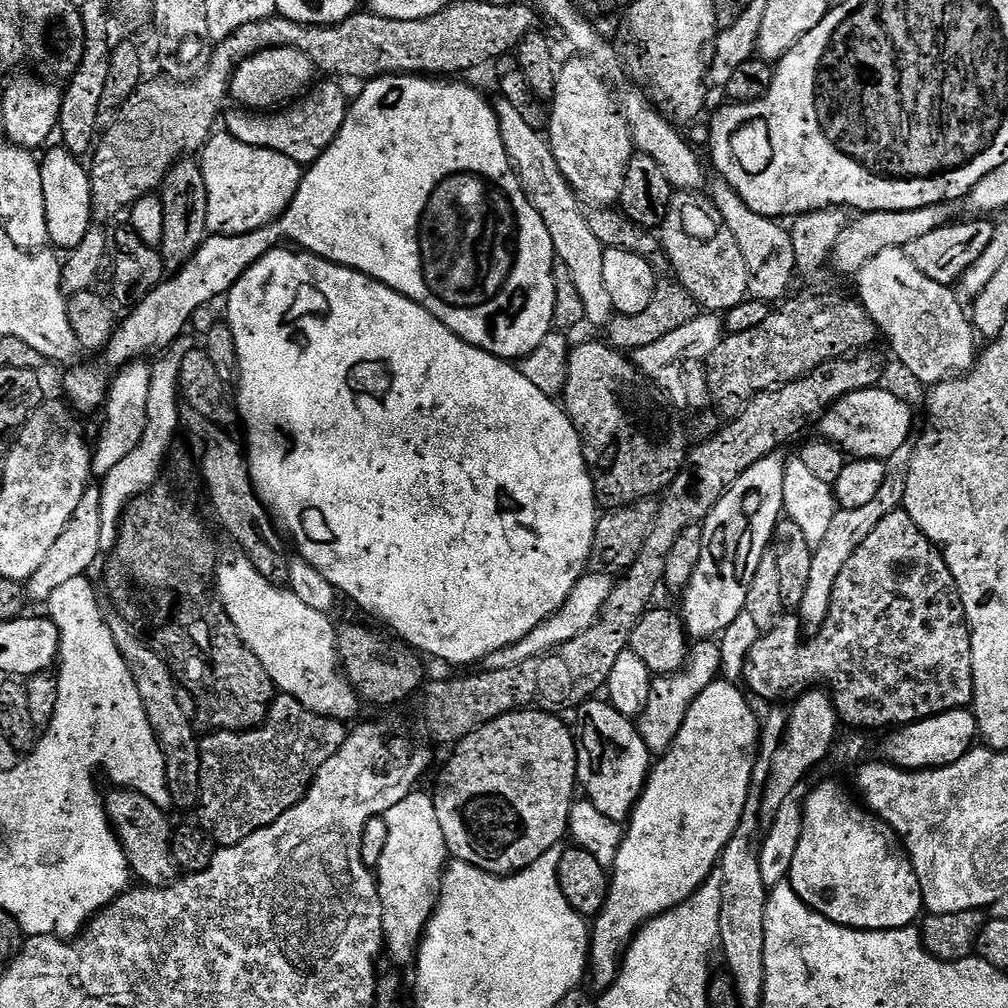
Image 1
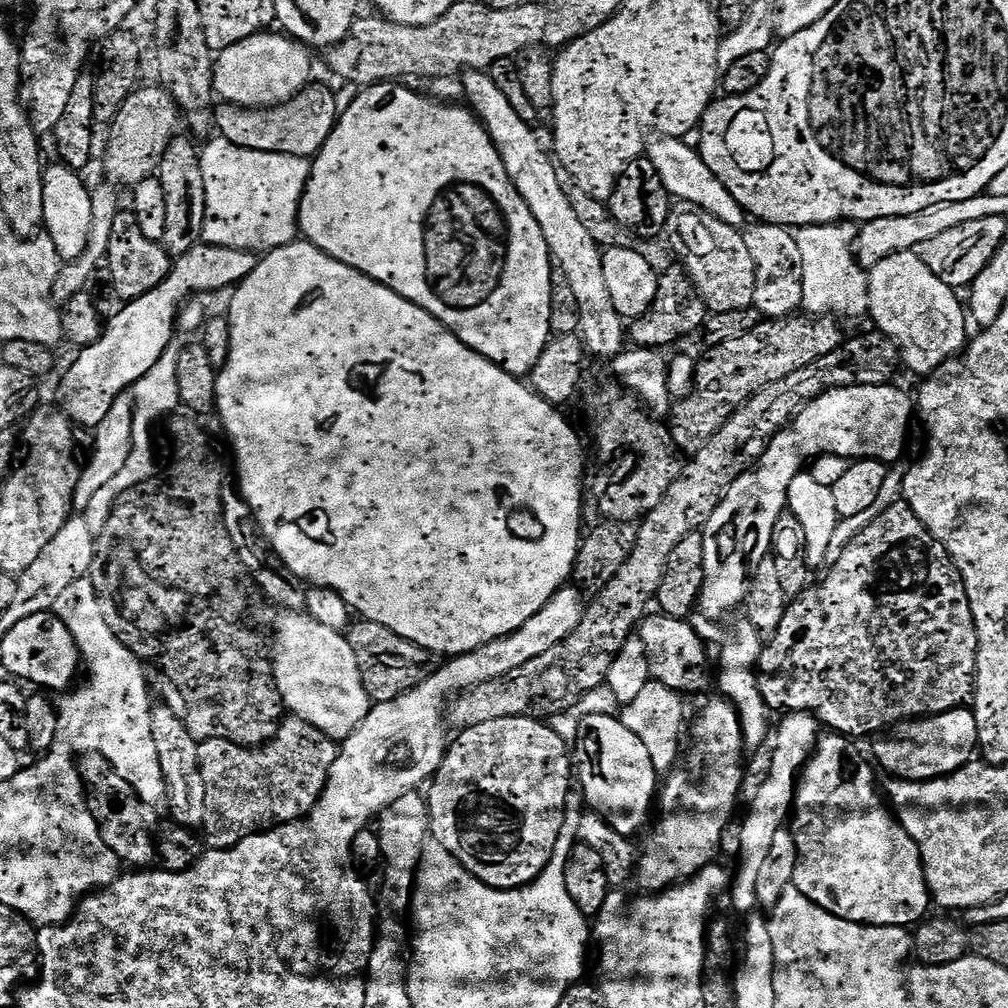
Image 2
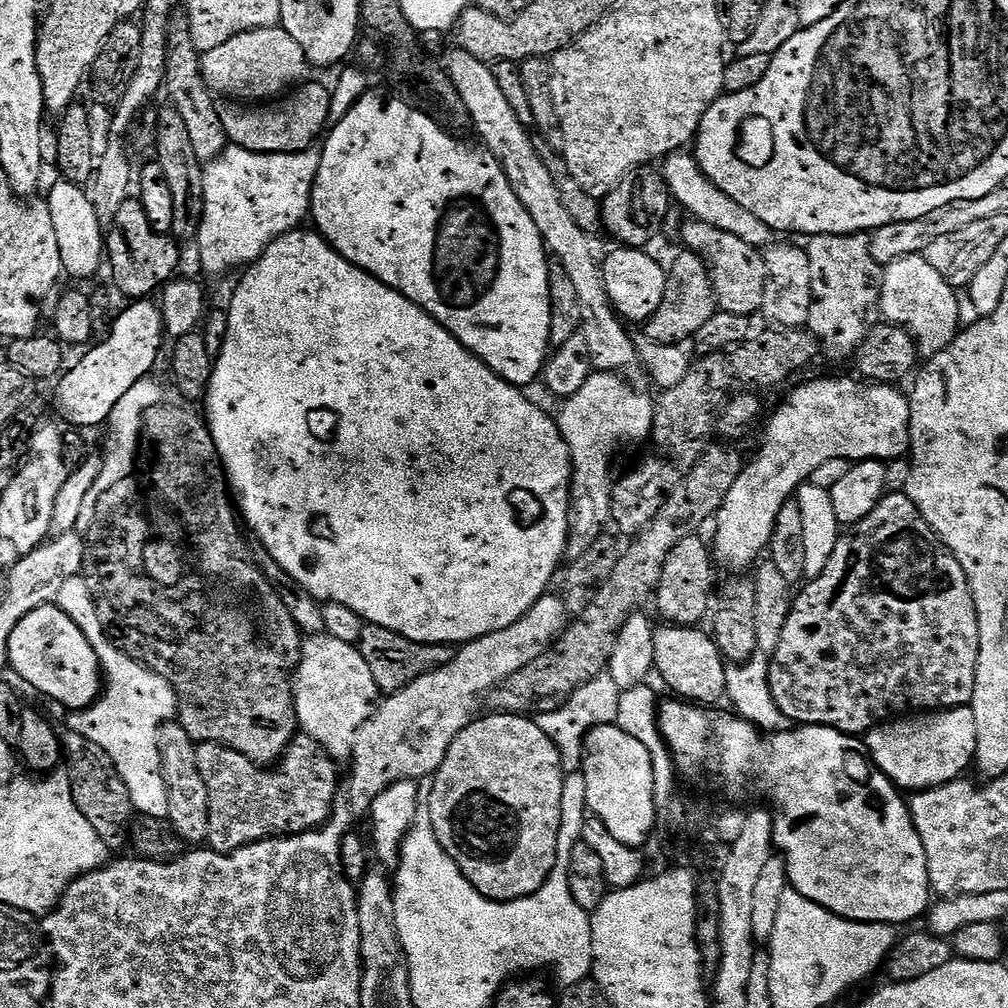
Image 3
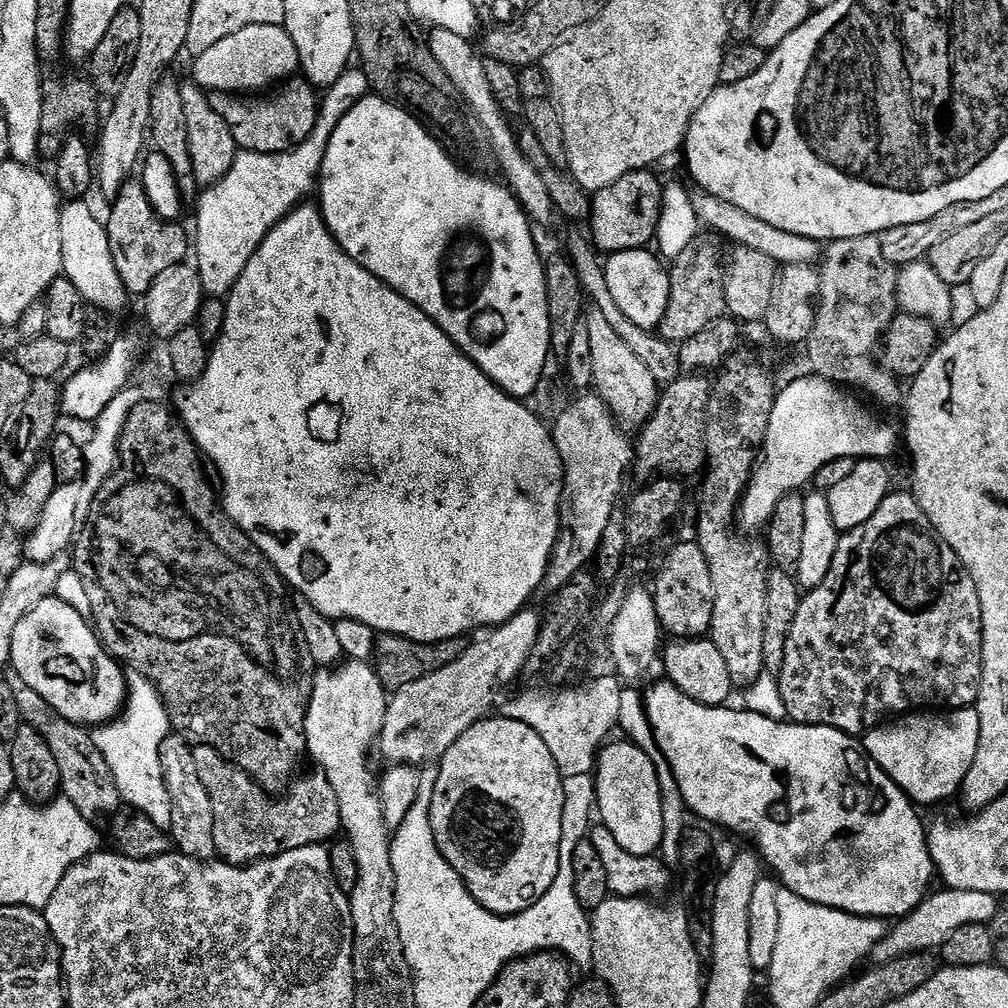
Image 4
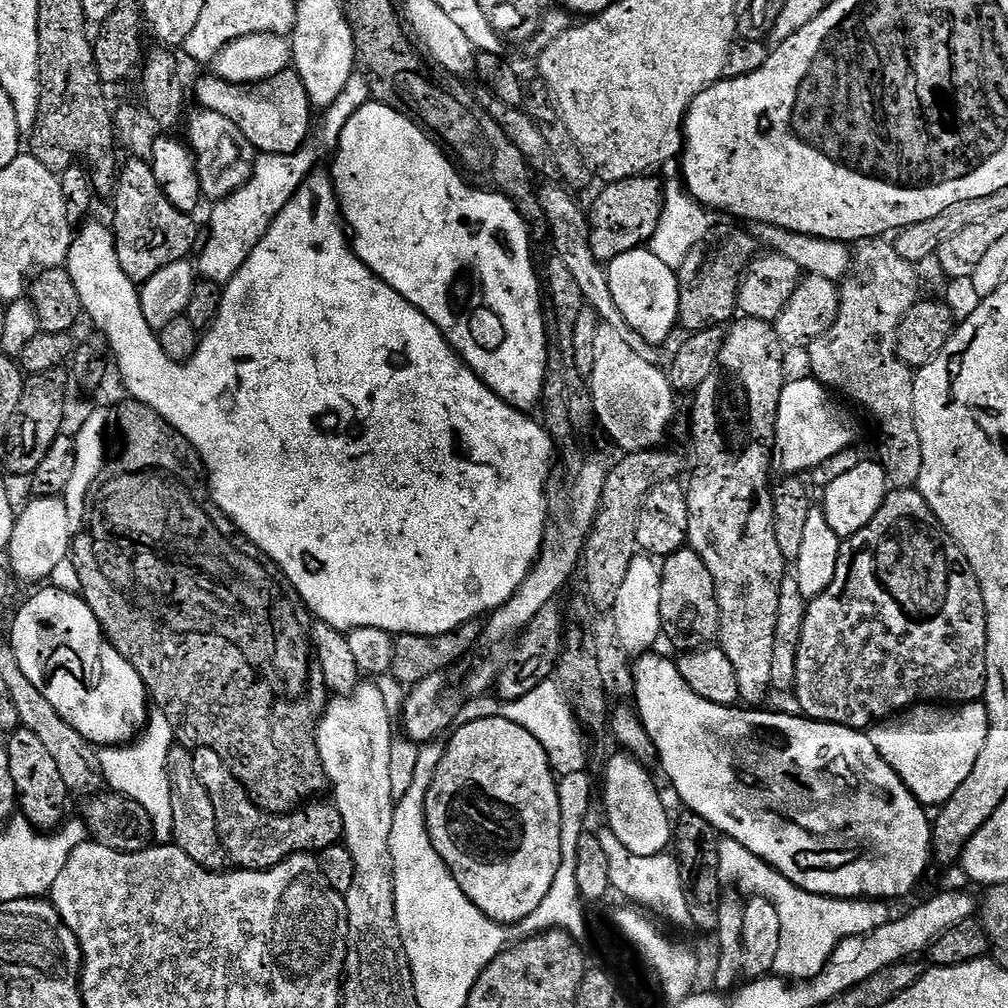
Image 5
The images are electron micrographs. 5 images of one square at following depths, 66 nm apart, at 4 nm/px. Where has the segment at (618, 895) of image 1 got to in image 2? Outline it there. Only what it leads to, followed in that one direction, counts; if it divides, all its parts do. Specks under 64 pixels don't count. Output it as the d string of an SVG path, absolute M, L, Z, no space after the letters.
M725 698L712 700L700 712L700 717L692 724L692 741L687 741L688 761L684 768L677 767L663 781L658 792L658 810L660 821L652 832L652 837L644 844L644 856L639 857L635 866L634 880L640 883L640 892L655 894L663 892L683 881L690 879L703 870L707 864L717 859L716 851L720 848L720 839L732 820L732 811L736 808L736 799L740 796L740 787L744 784L744 768L740 765L740 752L745 751L743 730L740 727L739 714L735 706Z

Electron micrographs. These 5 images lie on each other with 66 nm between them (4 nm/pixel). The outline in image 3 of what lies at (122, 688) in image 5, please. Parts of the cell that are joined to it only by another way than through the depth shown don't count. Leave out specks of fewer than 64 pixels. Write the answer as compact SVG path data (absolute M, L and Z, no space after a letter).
M55 603L22 618L10 636L8 662L11 671L16 671L34 691L57 700L67 710L90 708L102 695L100 659L94 654L94 646Z

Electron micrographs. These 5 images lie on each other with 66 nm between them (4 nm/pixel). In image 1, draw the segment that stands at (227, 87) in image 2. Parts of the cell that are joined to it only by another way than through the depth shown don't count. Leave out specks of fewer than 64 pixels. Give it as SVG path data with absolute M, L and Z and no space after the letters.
M267 48L246 58L232 76L231 99L248 110L276 110L295 101L313 83L310 58L293 48Z

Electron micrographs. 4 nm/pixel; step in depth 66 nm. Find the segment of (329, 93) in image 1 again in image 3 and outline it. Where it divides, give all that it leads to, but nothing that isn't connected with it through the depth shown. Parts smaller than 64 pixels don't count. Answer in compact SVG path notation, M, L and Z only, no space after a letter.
M301 83L279 102L217 99L218 118L222 118L222 126L226 130L229 141L235 147L245 148L251 152L304 152L307 148L313 147L329 127L328 115L332 94L329 85L308 83Z

